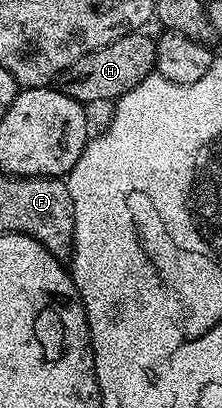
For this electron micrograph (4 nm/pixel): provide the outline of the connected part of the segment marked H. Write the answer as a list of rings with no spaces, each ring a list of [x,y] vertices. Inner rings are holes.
[[[136,31],[121,35],[121,39],[113,39],[105,47],[97,47],[97,51],[89,51],[81,55],[57,78],[57,87],[74,101],[90,103],[90,101],[114,102],[125,96],[137,83],[155,73],[155,43],[156,38],[150,37],[147,31]]]

